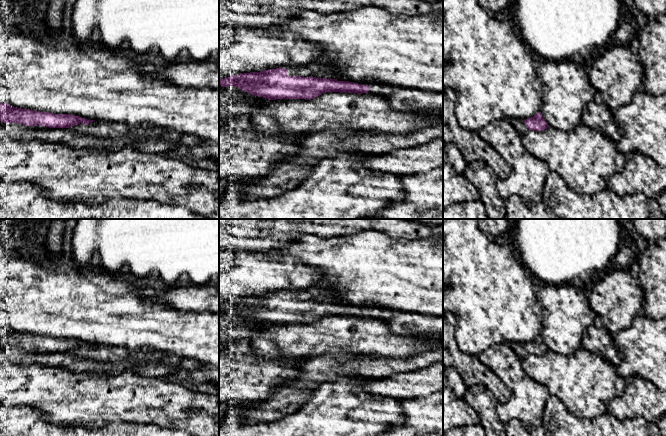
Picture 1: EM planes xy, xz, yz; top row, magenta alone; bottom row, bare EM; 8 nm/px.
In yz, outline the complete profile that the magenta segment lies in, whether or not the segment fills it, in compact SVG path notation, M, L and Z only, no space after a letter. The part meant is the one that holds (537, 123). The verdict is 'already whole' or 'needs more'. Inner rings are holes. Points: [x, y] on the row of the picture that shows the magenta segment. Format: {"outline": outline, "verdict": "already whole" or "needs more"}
{"outline": "M538 112L533 117L525 120L511 120L511 123L522 136L526 134L529 130L543 131L549 127L548 123L543 118L541 112Z", "verdict": "needs more"}

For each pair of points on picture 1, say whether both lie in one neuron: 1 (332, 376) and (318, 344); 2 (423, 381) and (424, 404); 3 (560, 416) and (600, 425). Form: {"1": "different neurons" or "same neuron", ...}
{"1": "different neurons", "2": "different neurons", "3": "same neuron"}

